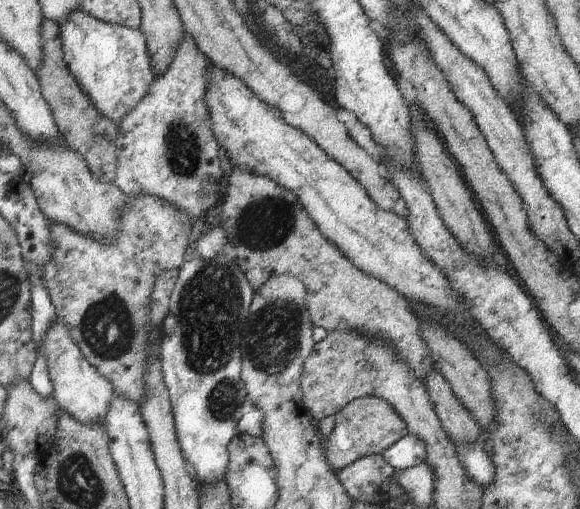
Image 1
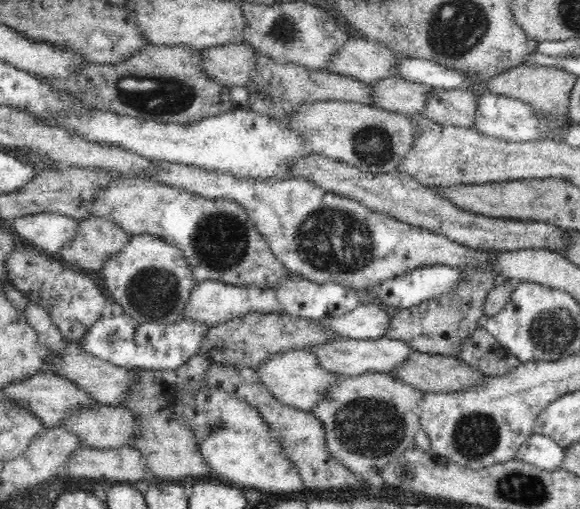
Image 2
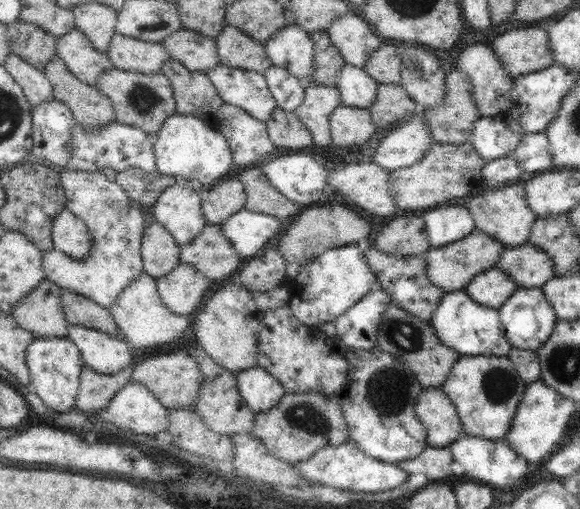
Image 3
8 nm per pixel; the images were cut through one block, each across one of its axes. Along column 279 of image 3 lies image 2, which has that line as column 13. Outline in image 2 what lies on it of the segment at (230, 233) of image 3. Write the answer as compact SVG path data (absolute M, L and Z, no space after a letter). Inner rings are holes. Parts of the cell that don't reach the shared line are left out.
M30 214L16 218L10 223L9 230L32 244L32 249L37 246L40 252L56 254L76 236L78 223L62 214Z

